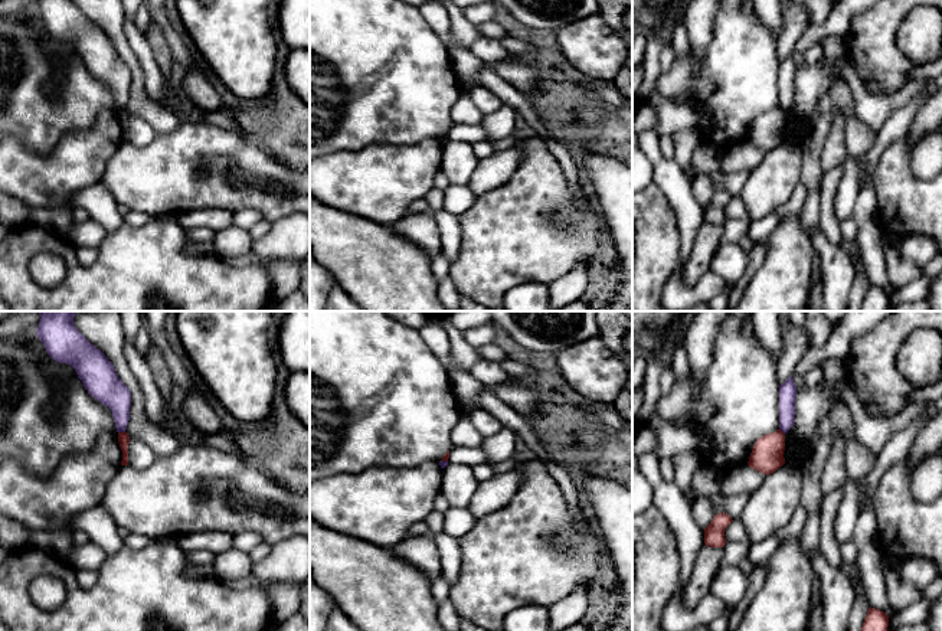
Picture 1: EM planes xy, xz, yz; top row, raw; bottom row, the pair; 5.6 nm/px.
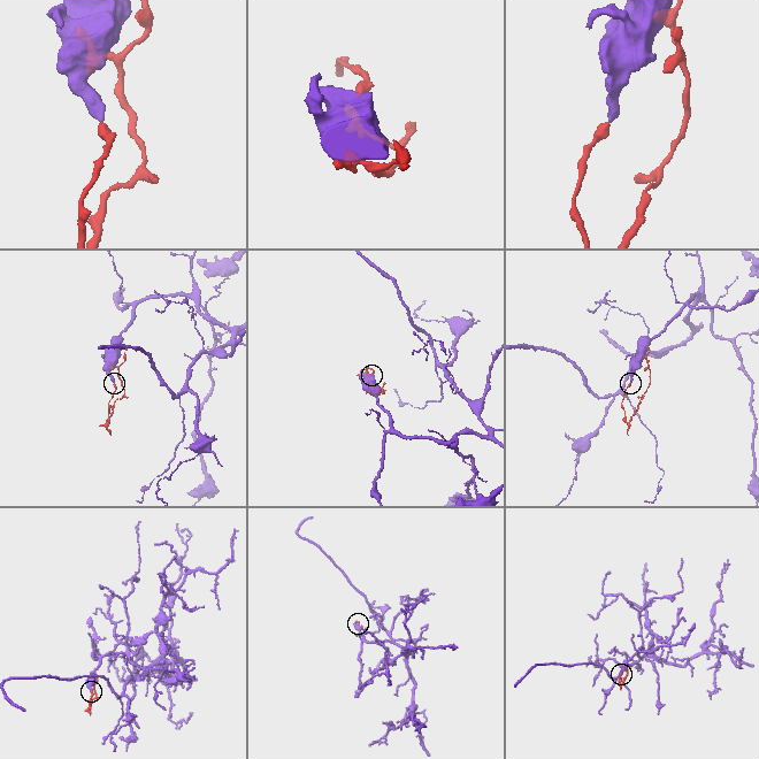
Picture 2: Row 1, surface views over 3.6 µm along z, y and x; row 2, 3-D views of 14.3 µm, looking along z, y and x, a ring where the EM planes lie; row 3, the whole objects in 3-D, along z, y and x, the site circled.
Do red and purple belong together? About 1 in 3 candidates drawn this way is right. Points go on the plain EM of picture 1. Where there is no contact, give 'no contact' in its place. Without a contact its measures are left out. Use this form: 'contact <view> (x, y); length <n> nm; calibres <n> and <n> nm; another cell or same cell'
contact xy (121, 110); length 40 nm; calibres 60 and 170 nm; another cell

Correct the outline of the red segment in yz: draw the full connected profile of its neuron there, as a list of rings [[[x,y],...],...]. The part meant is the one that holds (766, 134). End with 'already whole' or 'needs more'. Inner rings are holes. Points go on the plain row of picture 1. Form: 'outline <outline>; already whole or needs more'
outline [[[778,107],[761,114],[749,134],[748,143],[762,151],[772,151],[785,141],[785,111]]]; already whole

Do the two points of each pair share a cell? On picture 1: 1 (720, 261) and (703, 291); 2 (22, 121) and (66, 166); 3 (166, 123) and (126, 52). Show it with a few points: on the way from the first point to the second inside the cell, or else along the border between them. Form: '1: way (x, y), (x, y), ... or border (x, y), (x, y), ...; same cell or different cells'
1: border (710, 268), (726, 281); different cells
2: border (79, 131), (49, 154), (20, 143); different cells
3: way (149, 107), (137, 94), (136, 69); same cell

